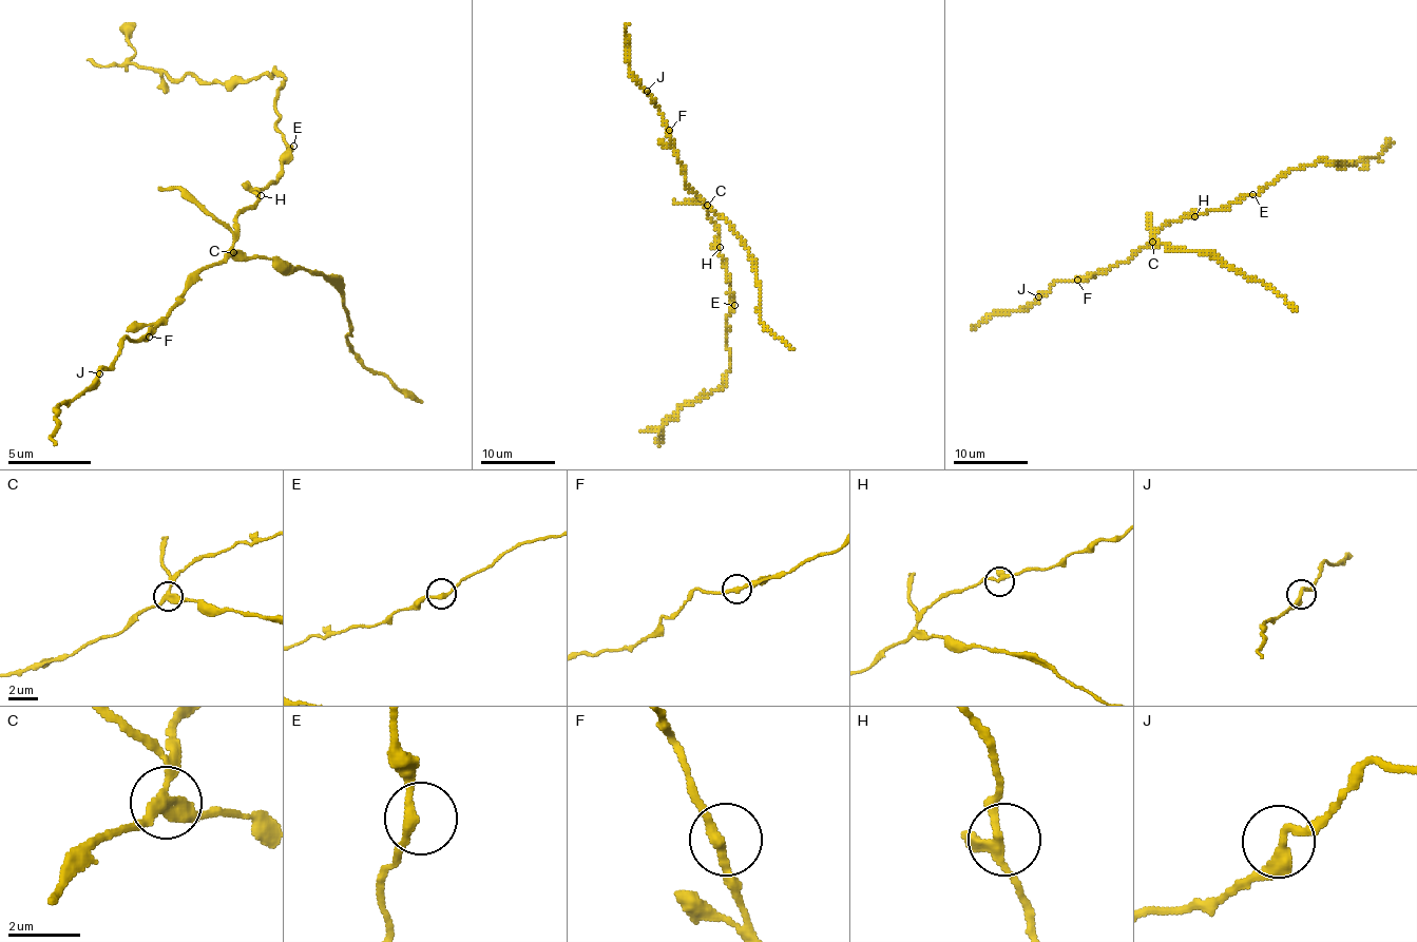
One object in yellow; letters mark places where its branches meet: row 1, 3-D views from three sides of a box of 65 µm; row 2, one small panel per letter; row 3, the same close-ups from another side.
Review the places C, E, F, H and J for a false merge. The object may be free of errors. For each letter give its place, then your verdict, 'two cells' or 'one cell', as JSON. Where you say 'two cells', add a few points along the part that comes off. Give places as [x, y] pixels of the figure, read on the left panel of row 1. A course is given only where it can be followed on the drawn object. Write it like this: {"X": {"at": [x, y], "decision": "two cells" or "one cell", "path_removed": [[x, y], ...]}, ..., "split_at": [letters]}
{"C": {"at": [233, 252], "decision": "two cells", "path_removed": [[232, 253], [286, 262], [327, 279], [347, 311], [351, 348], [368, 369], [422, 402]]}, "E": {"at": [293, 146], "decision": "one cell"}, "F": {"at": [149, 337], "decision": "one cell"}, "H": {"at": [261, 195], "decision": "one cell"}, "J": {"at": [99, 373], "decision": "one cell"}, "split_at": ["C"]}

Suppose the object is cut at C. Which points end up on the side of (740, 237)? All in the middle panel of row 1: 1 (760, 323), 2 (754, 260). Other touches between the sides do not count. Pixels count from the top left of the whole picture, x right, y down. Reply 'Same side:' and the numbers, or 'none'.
Same side: 1, 2

